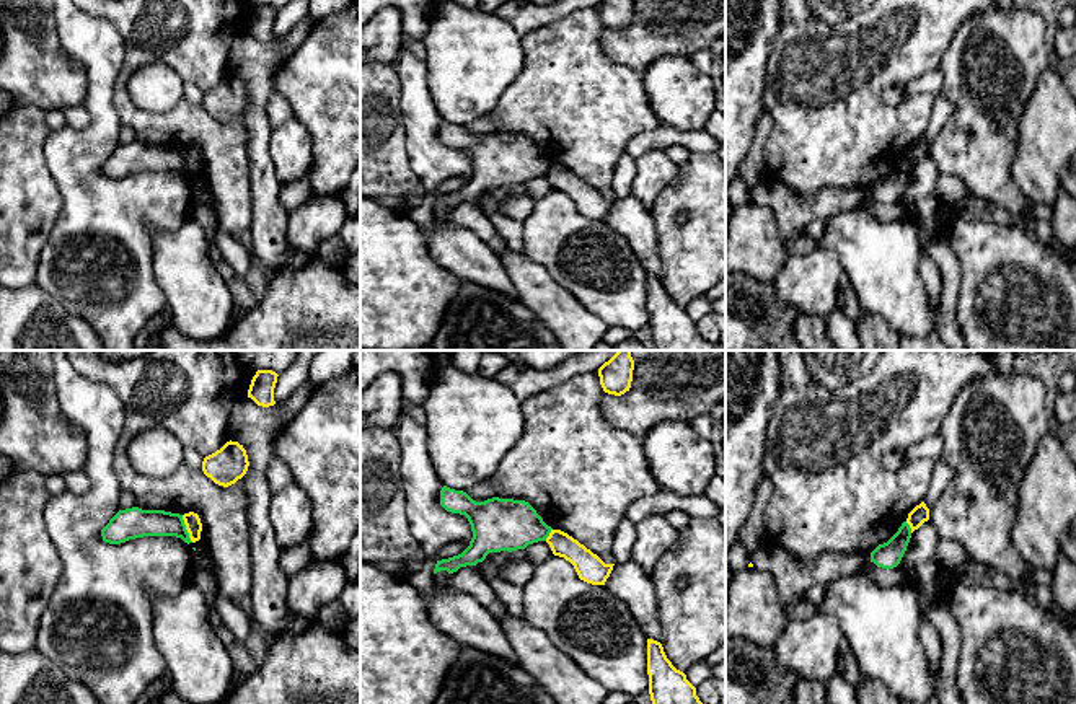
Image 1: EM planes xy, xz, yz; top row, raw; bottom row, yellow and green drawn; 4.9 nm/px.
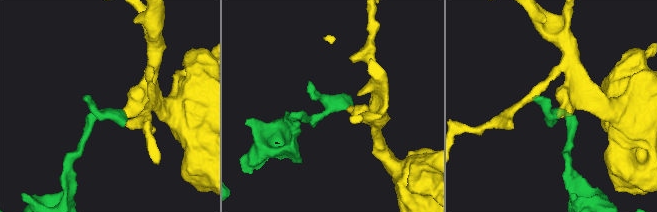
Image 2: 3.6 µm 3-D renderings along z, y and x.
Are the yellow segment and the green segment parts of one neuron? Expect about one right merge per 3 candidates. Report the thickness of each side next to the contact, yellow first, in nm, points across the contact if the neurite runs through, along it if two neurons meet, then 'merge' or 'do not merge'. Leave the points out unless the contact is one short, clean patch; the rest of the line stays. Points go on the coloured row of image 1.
calibres 80 and 140 nm; border xy (181, 515), (188, 536), (193, 541); do not merge

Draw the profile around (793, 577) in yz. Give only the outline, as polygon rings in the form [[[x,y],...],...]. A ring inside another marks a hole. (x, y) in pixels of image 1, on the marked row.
[[[770,543],[752,552],[753,567],[774,577],[783,606],[789,606],[796,596],[804,595],[817,583],[856,574],[867,561],[871,561],[871,554],[827,552],[809,564],[802,564],[786,549]]]

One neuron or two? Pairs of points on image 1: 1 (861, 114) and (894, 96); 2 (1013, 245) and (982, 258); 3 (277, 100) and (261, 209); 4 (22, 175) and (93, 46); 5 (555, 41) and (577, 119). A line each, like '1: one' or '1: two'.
1: two
2: one
3: two
4: two
5: one

